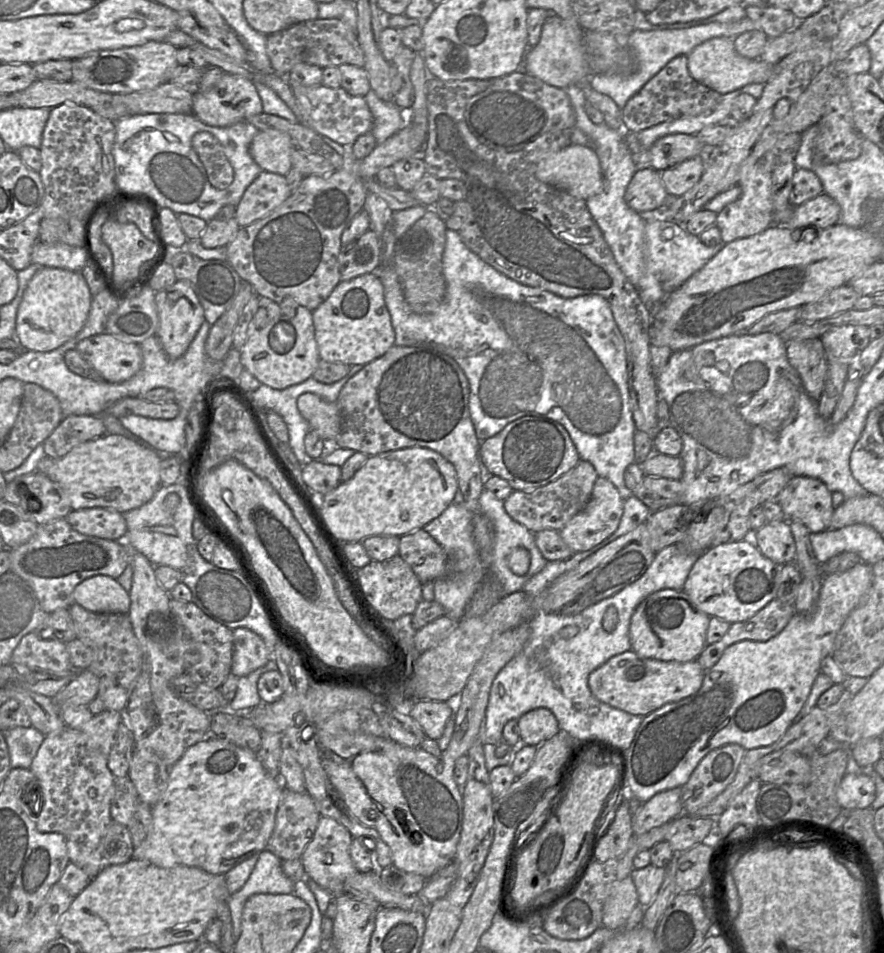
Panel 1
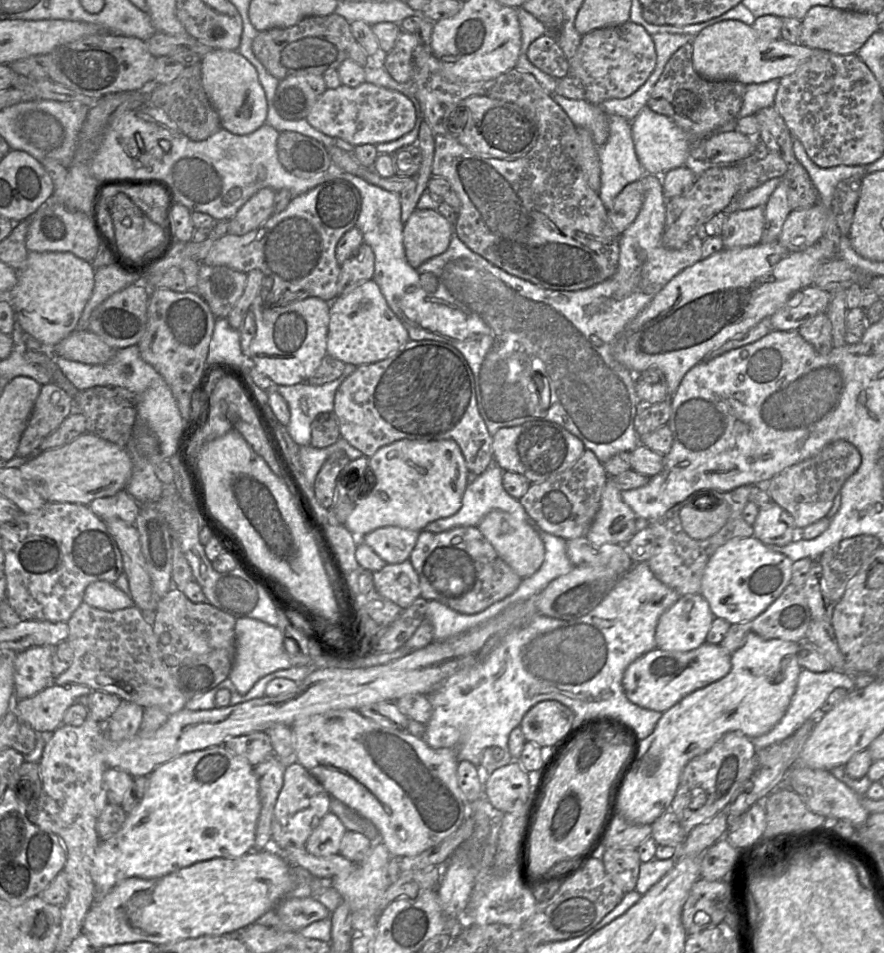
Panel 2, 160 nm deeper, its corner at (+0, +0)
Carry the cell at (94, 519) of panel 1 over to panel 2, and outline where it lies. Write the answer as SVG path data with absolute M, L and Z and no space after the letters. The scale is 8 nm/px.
M124 489L113 496L95 499L88 507L103 521L117 518L128 524L134 524L140 504Z

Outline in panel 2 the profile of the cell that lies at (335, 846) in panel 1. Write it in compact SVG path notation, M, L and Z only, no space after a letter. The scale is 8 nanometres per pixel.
M329 811L309 836L305 849L317 857L339 854L340 844L346 831L340 819Z

